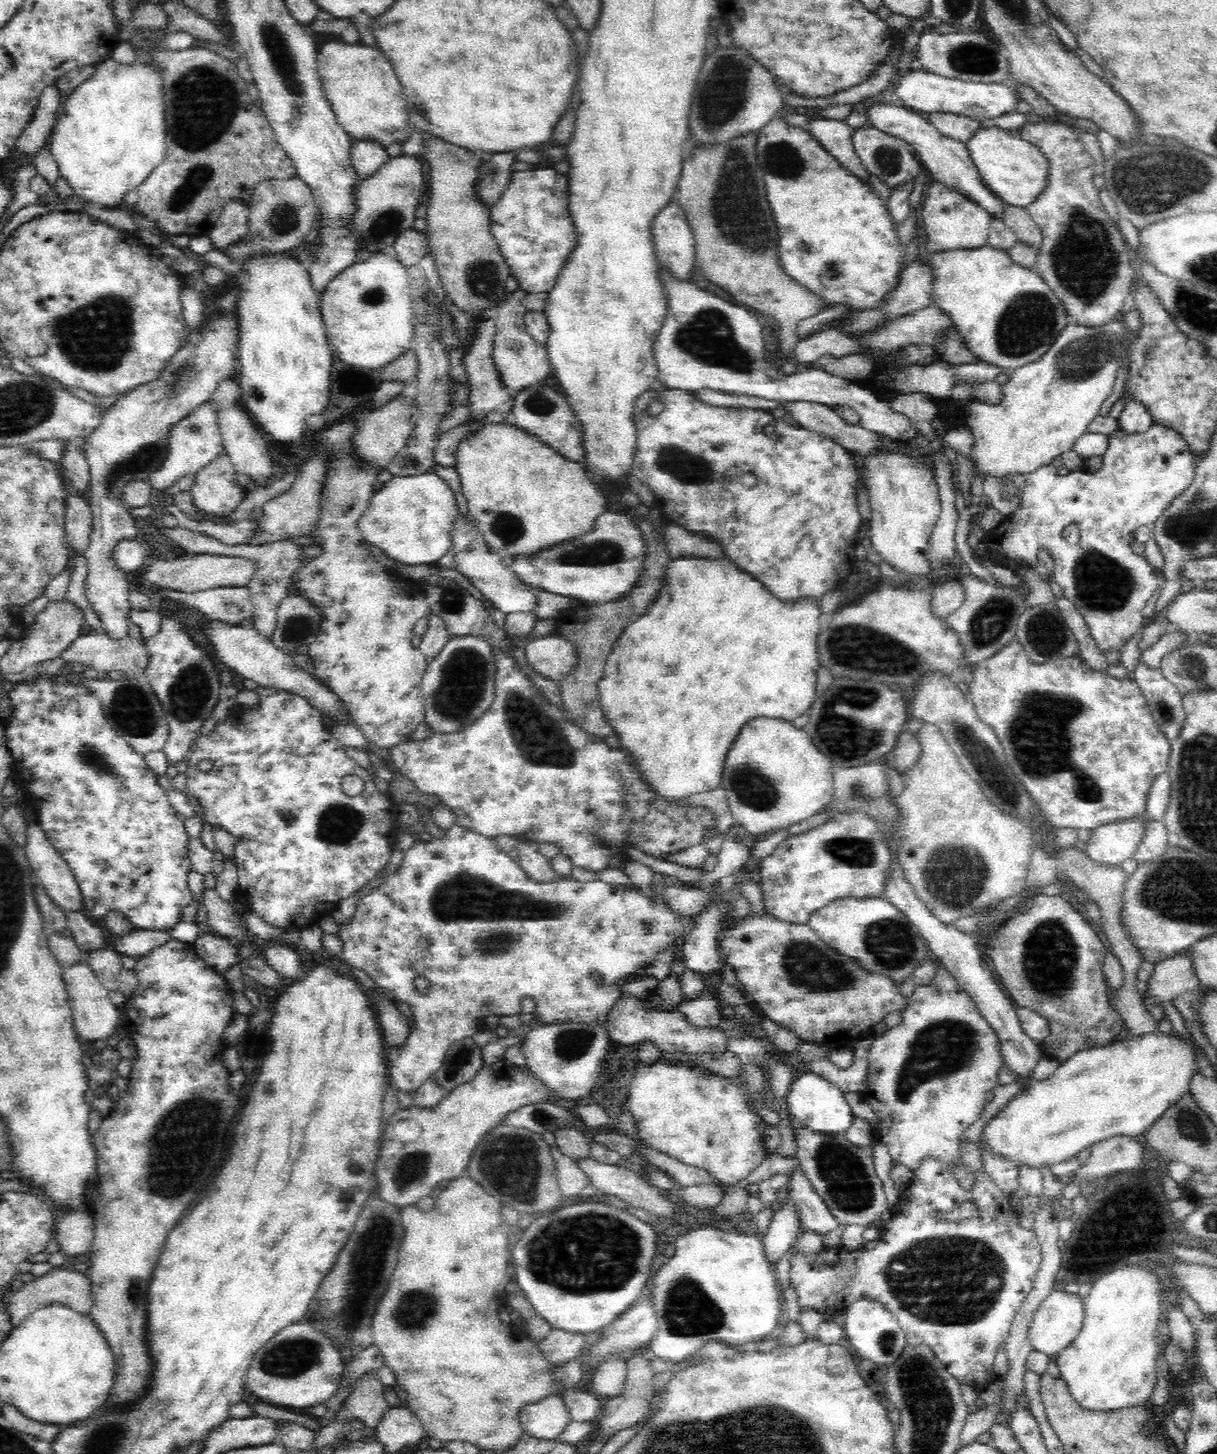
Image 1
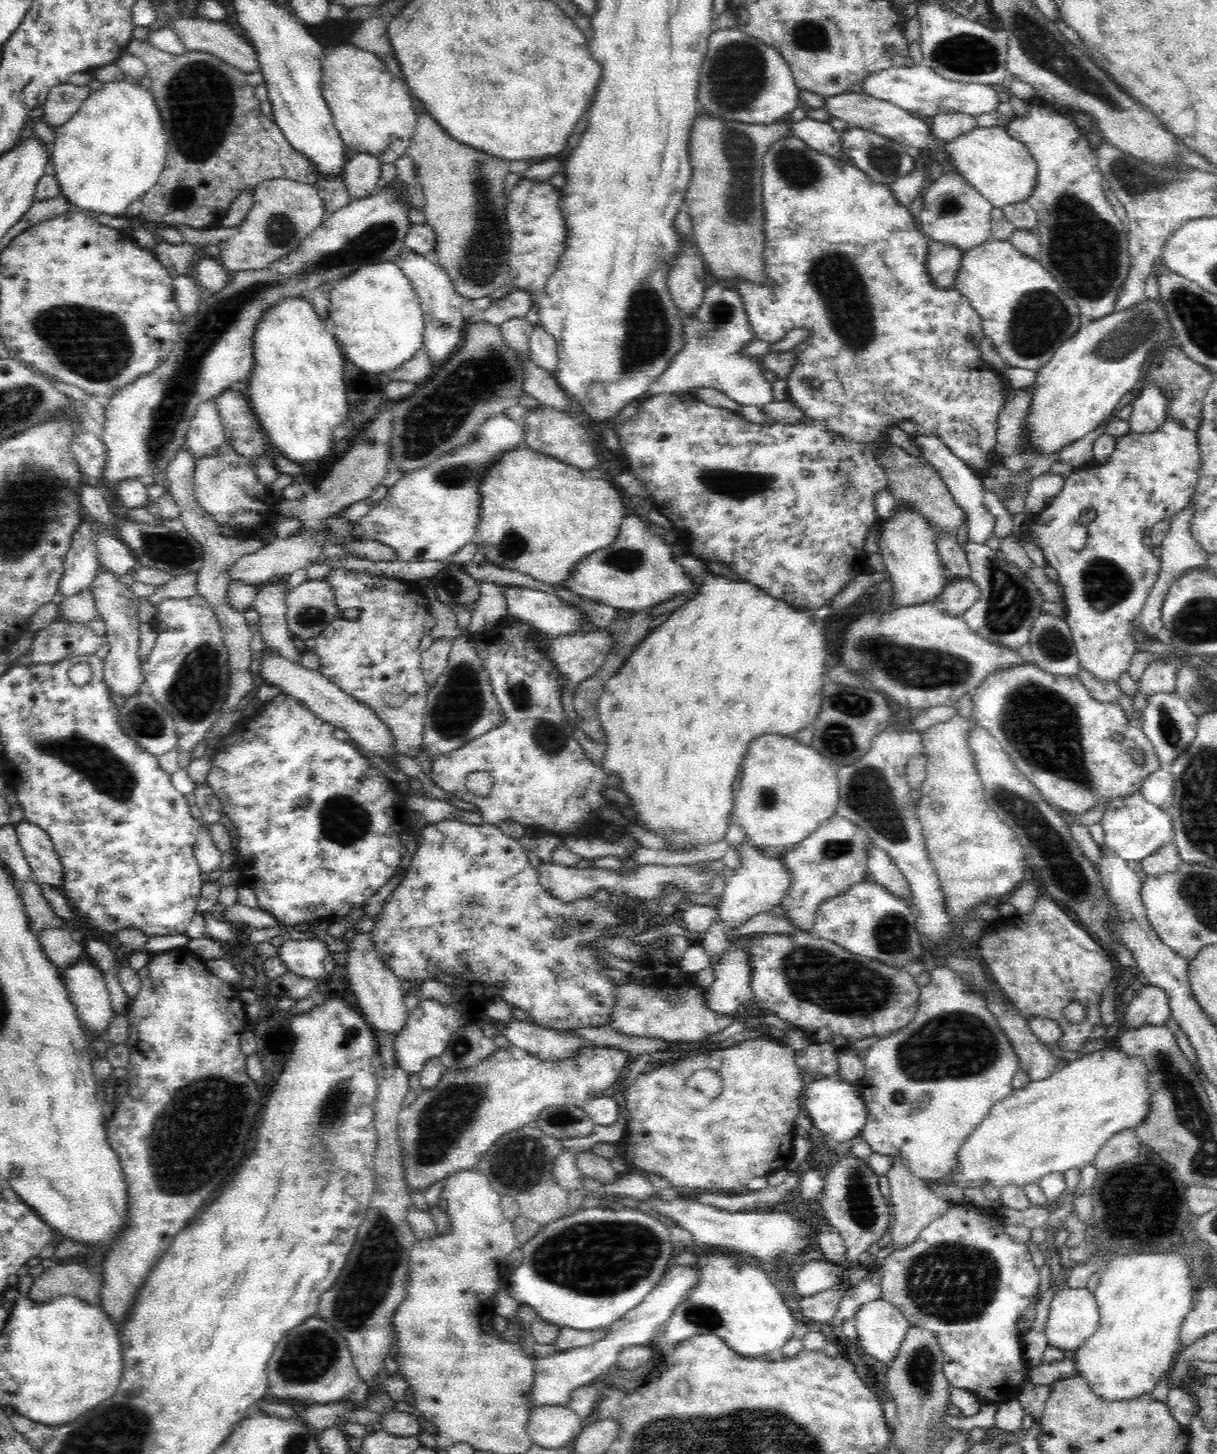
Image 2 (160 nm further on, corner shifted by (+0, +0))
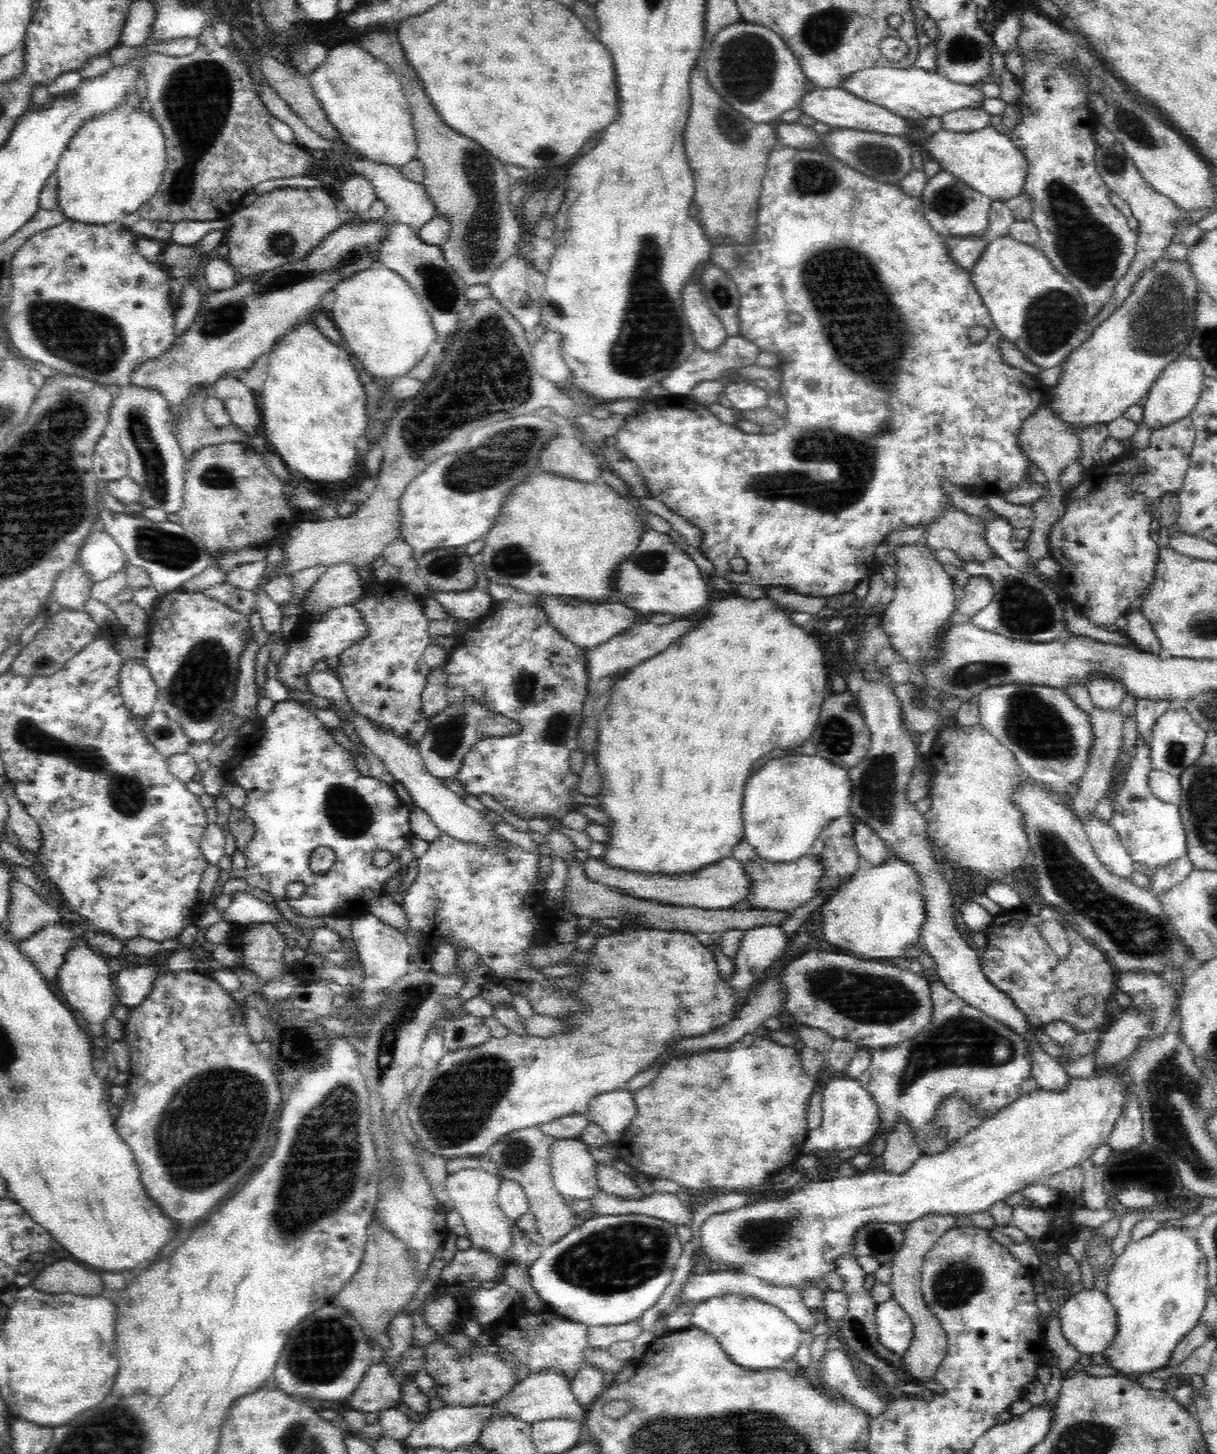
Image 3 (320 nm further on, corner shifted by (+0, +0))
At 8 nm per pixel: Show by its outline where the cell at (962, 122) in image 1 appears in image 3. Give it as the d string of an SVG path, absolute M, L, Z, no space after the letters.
M964 107L943 114L942 127L953 133L969 133L990 127L990 113L982 107Z

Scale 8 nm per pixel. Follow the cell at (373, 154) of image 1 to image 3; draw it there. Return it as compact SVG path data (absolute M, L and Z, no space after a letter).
M363 174L352 175L340 187L342 188L338 197L344 200L348 210L352 212L366 212L377 198L372 183Z

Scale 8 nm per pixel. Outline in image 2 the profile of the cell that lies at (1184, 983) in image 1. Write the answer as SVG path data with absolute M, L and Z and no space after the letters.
M1144 985L1132 1001L1120 1009L1119 1023L1124 1030L1134 1030L1150 1024L1164 1025L1171 1018L1168 995L1154 985Z

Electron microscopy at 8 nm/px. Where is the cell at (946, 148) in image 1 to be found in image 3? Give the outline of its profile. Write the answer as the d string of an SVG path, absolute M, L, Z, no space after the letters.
M840 87L827 89L816 88L809 93L804 93L798 108L804 114L815 118L818 122L825 122L838 129L872 131L891 135L906 134L908 132L906 118L896 116L896 114L892 114L882 106L858 98Z

